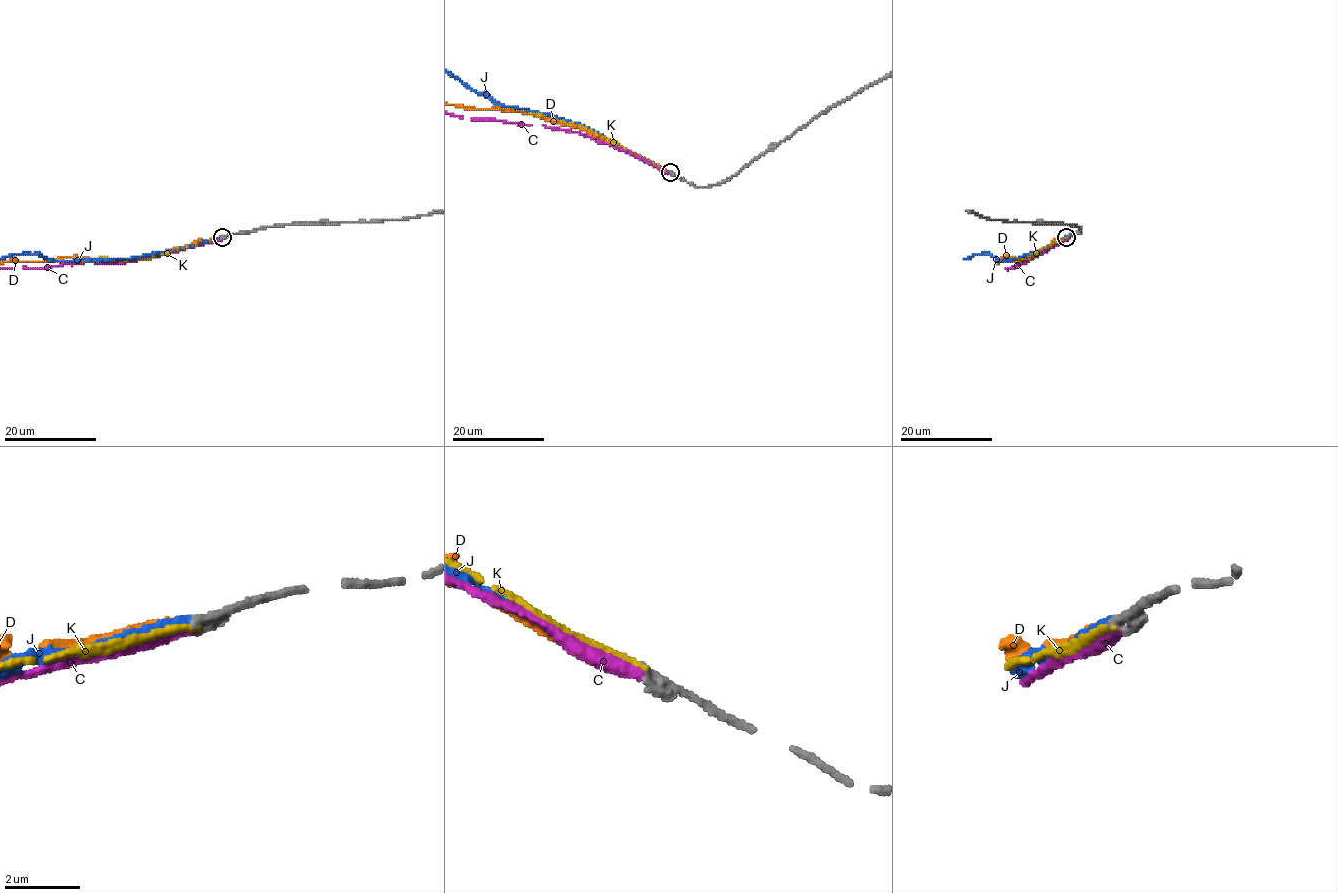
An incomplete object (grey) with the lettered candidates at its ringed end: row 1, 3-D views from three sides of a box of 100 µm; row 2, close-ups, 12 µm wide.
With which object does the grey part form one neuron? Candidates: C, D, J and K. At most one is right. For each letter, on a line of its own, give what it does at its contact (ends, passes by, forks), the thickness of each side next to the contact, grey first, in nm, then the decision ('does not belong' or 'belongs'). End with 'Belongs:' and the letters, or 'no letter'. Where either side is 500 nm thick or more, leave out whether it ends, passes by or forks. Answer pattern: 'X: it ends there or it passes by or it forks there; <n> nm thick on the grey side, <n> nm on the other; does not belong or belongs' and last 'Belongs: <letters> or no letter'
C: it ends there; 340 nm thick on the grey side, 340 nm on the other; does not belong
D: it ends there; 360 nm thick on the grey side, 200 nm on the other; does not belong
J: it ends there; 320 nm thick on the grey side, 200 nm on the other; belongs
K: it ends there; 320 nm thick on the grey side, 160 nm on the other; does not belong
Belongs: J

